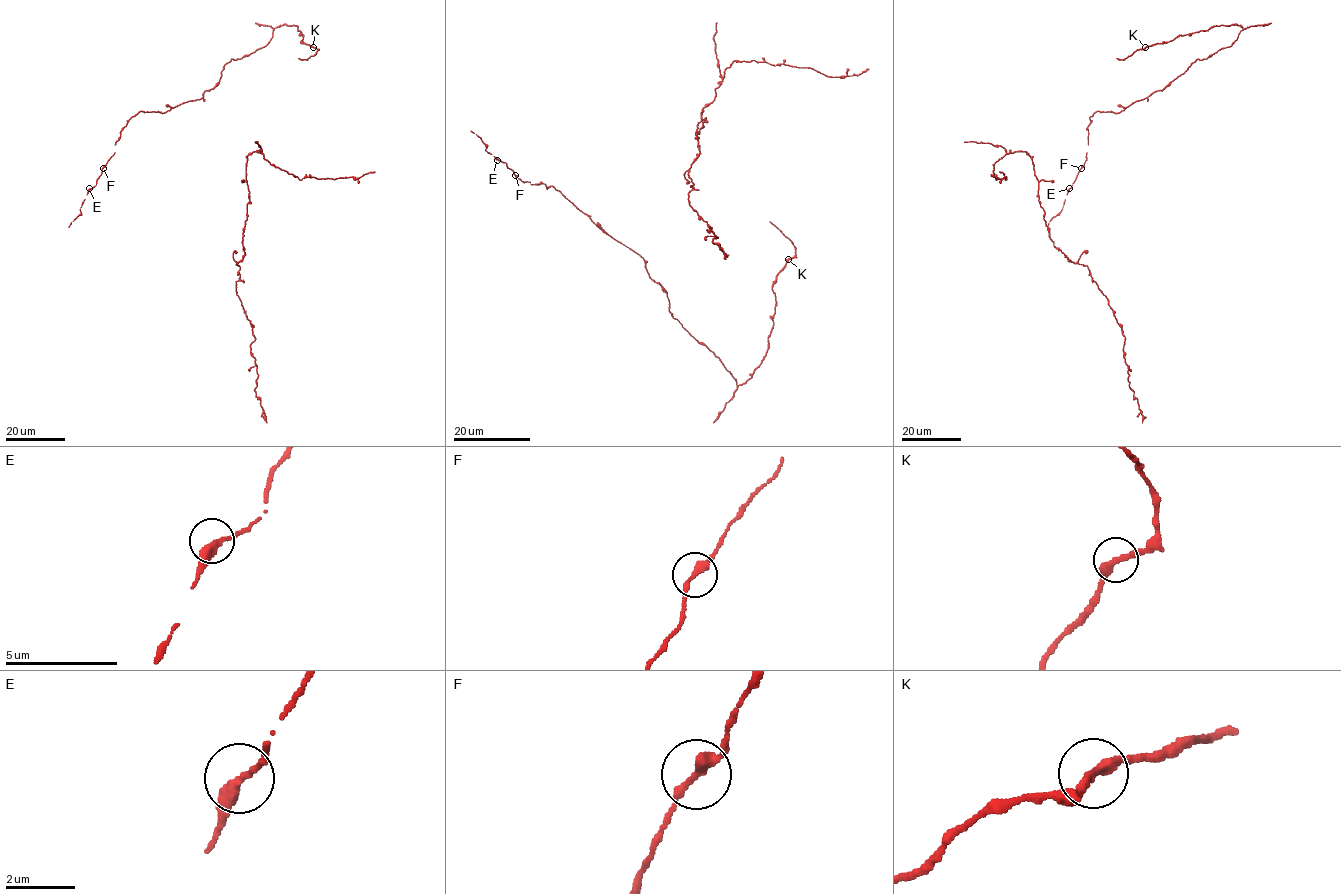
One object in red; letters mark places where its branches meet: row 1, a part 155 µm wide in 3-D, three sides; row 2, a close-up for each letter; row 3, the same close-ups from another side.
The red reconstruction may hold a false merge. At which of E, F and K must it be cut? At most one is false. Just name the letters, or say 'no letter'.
no letter

